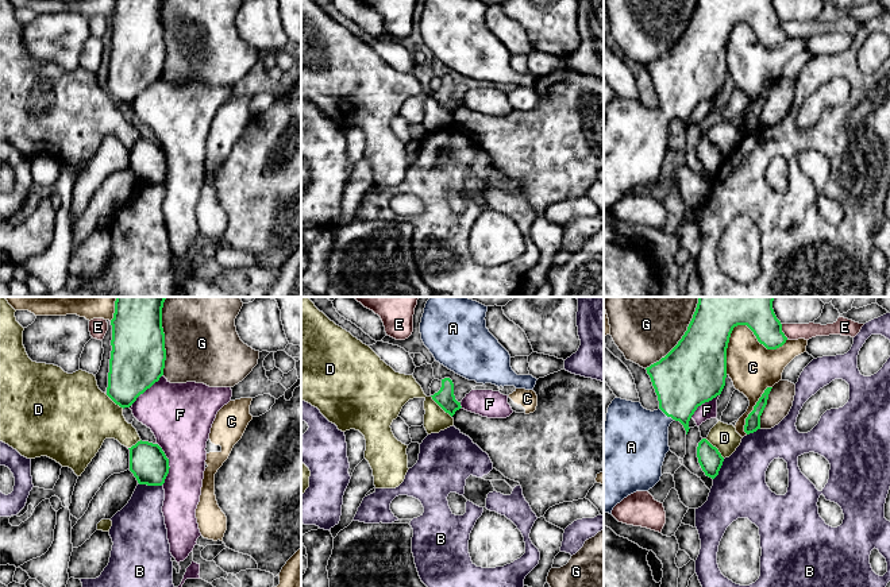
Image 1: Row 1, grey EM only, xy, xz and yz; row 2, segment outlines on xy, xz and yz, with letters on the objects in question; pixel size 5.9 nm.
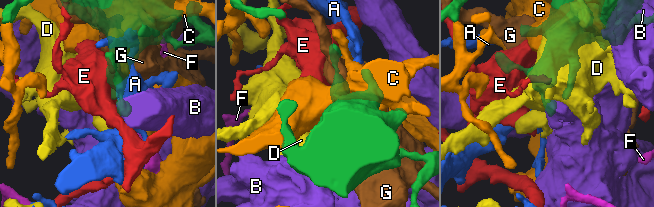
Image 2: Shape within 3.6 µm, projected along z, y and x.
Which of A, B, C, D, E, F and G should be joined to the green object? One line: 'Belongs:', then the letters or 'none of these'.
Belongs: A

